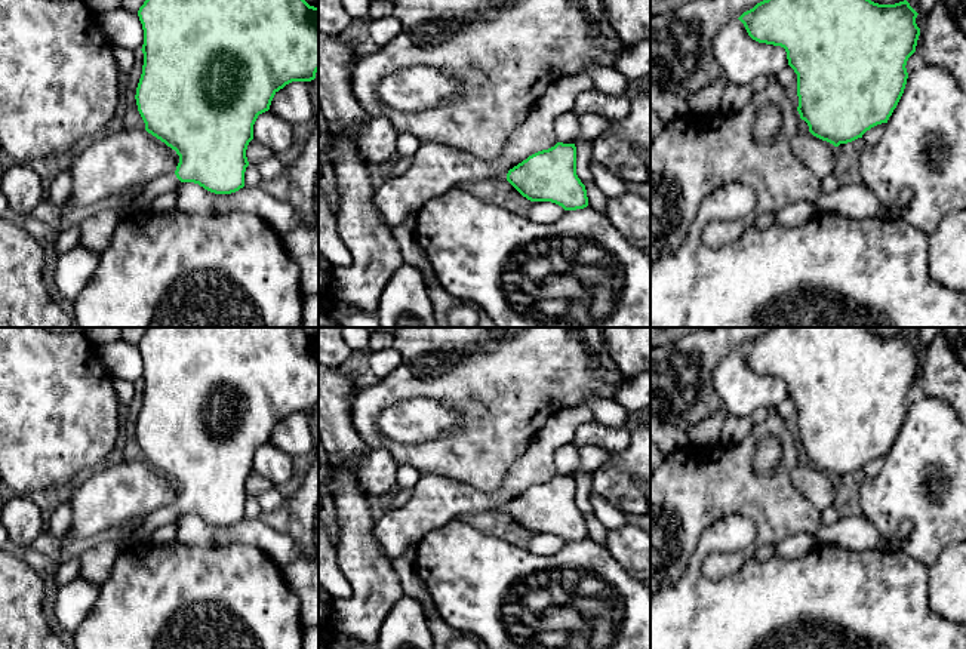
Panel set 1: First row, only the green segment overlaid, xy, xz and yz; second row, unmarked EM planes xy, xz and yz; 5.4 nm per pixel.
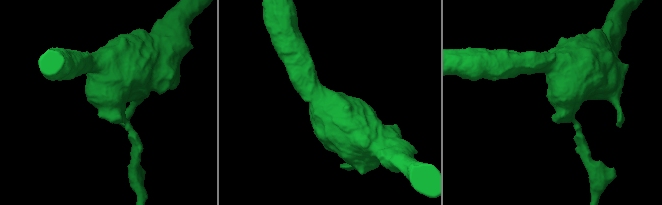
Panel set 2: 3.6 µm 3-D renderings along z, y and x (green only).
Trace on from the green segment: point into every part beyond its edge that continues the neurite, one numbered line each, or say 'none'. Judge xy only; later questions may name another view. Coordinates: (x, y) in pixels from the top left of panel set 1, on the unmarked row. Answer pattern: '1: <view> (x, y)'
1: xy (142, 534)

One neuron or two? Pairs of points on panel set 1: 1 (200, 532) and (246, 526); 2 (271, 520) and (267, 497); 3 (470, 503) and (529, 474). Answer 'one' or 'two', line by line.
1: one
2: two
3: one

